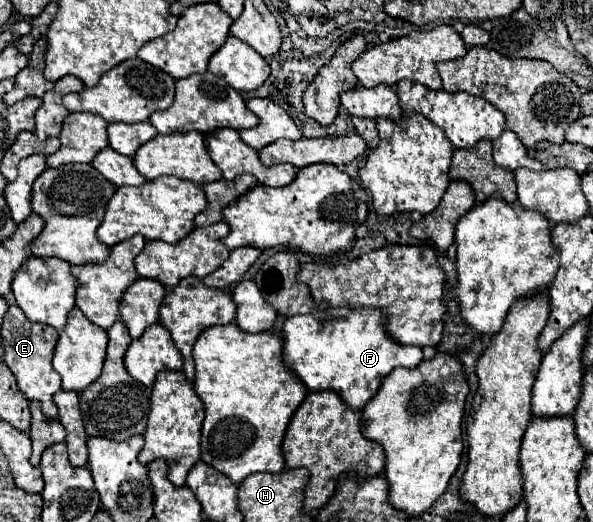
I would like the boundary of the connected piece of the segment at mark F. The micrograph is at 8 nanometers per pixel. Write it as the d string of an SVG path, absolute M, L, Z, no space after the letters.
M330 307L318 313L294 315L284 323L284 363L294 369L302 383L310 391L336 391L344 403L352 409L362 409L378 391L384 377L396 367L416 367L422 361L420 347L408 347L396 343L386 329L386 315L376 309L356 309L356 307Z

